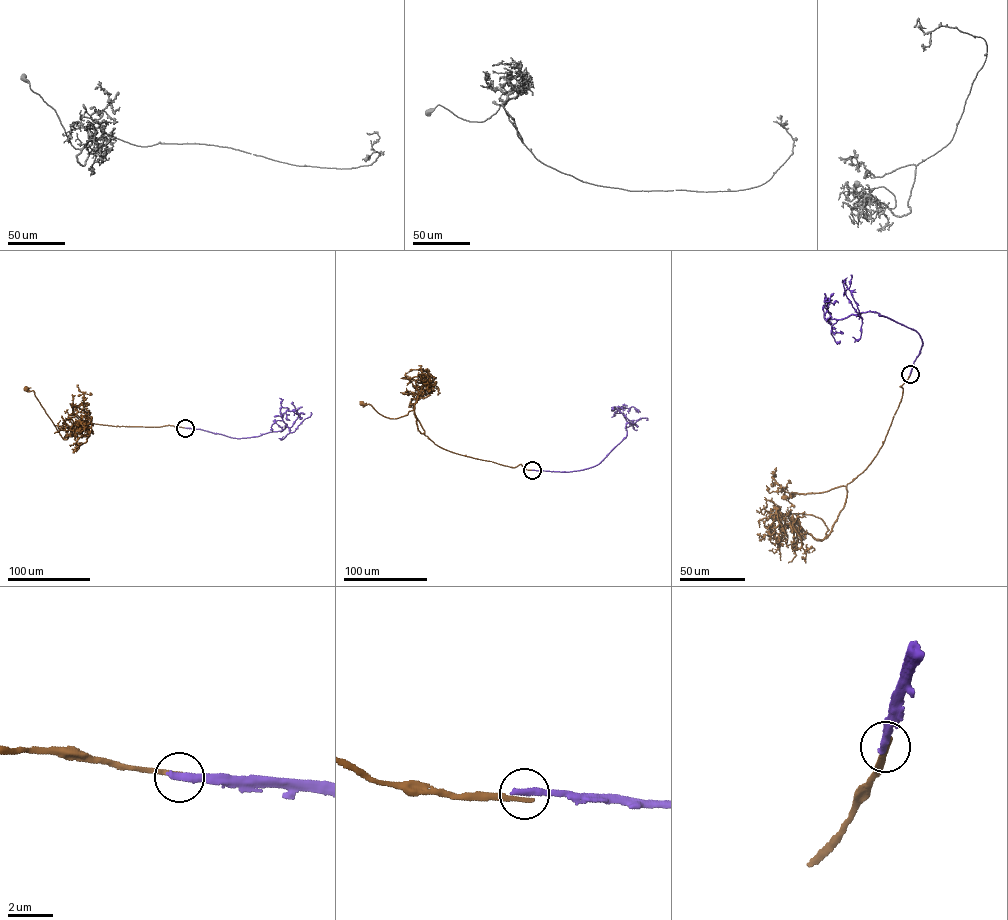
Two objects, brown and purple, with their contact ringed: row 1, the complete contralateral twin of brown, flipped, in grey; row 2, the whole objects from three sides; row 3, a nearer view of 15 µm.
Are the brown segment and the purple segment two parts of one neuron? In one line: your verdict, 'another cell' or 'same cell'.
another cell

